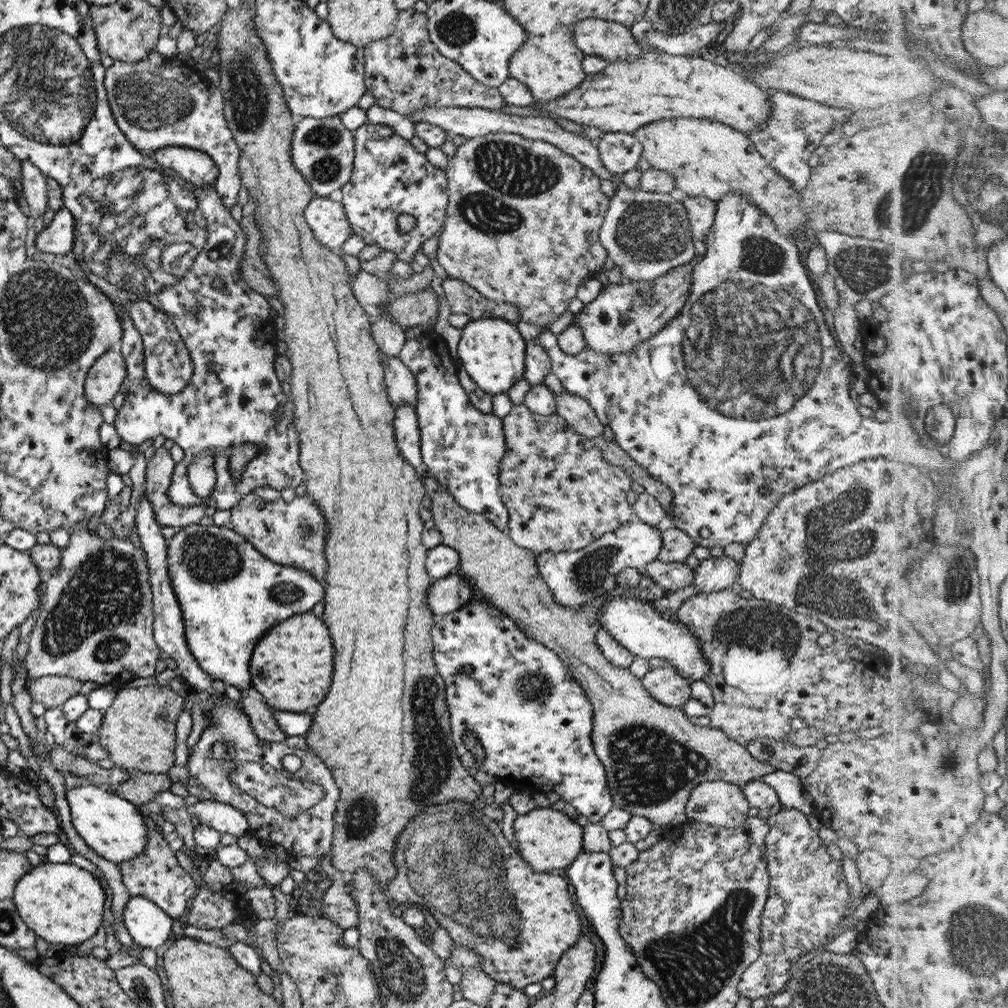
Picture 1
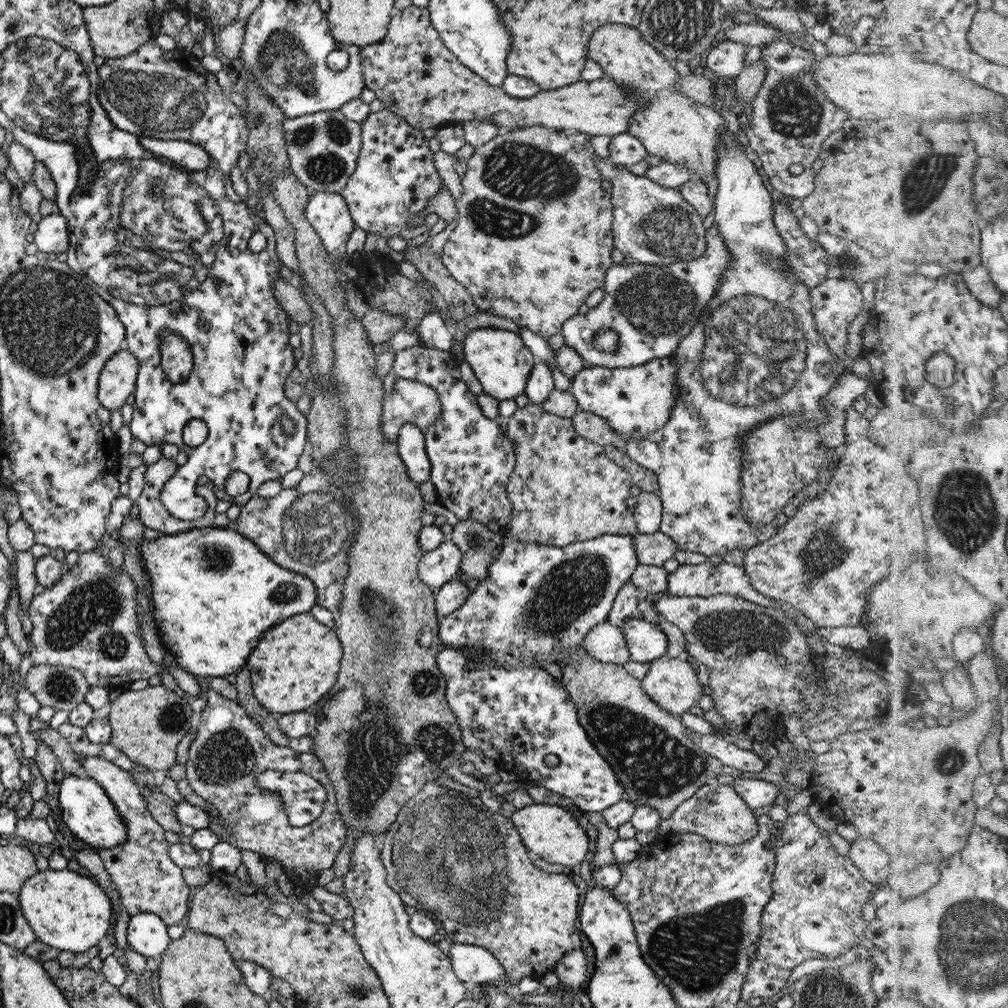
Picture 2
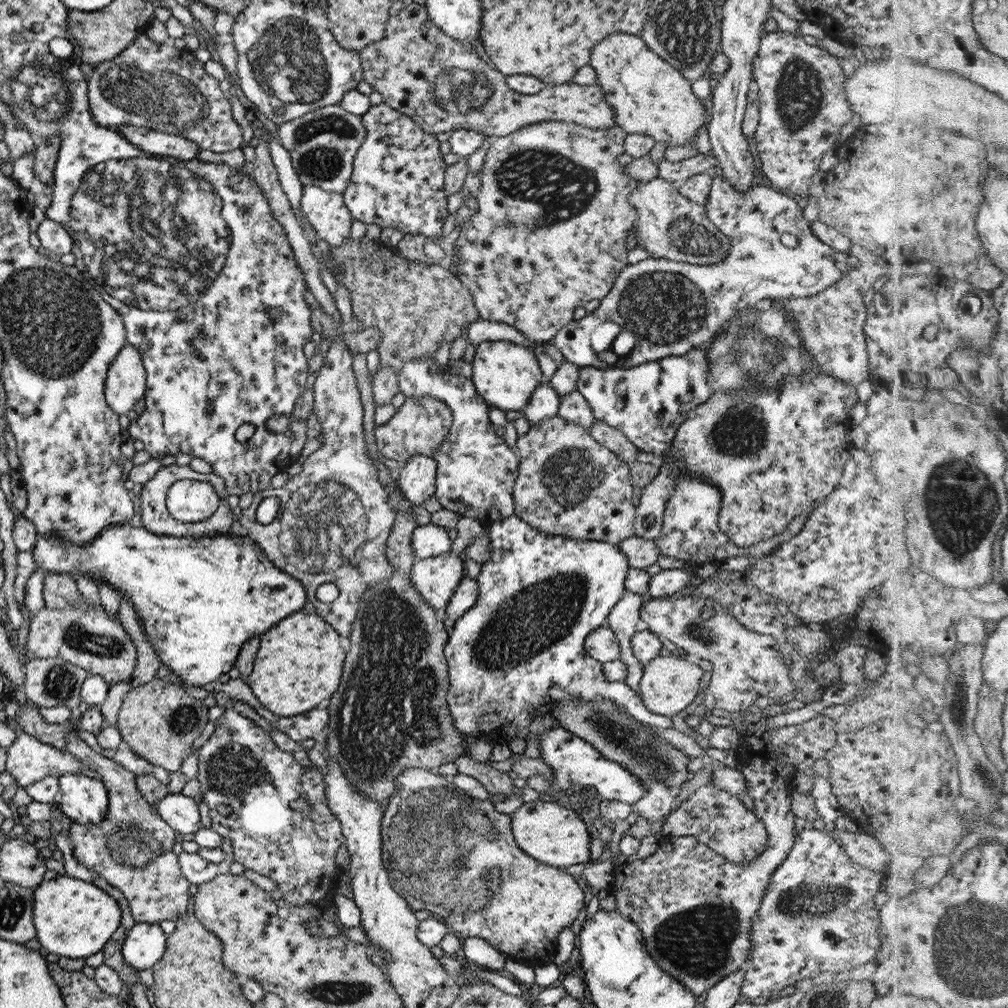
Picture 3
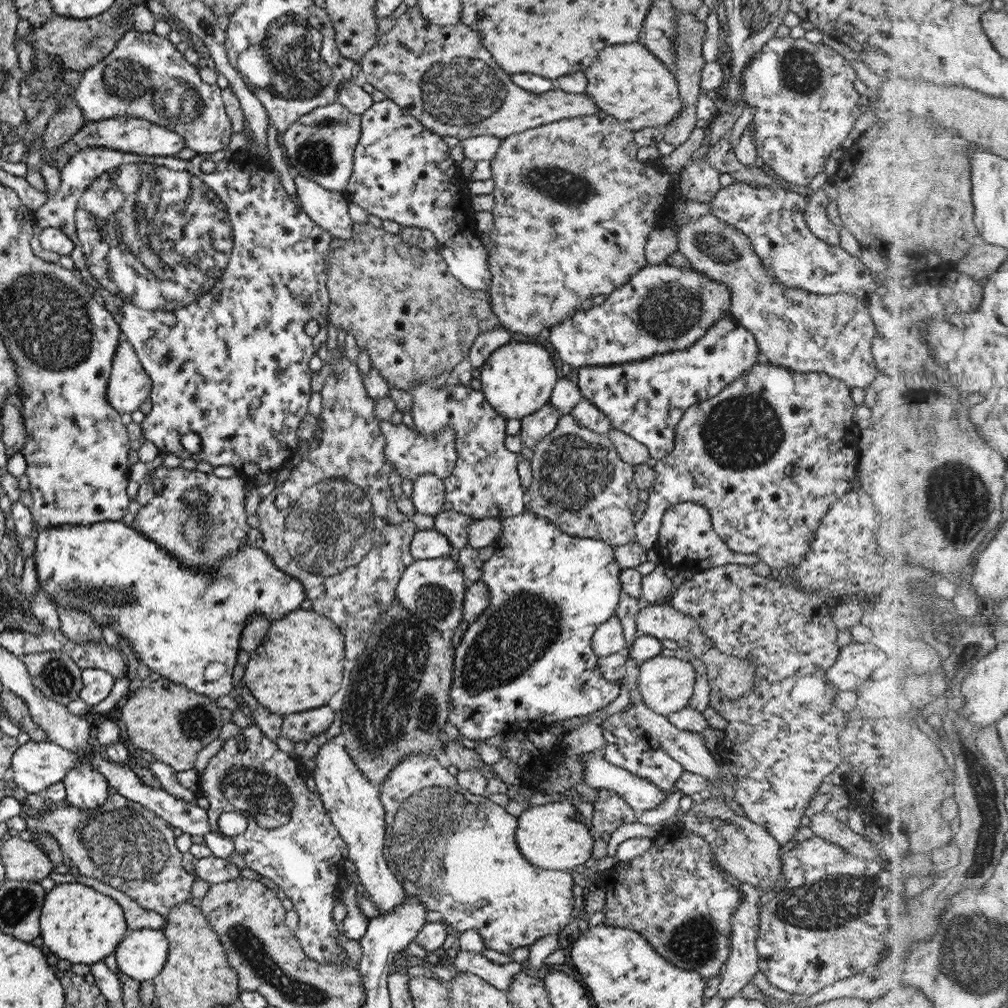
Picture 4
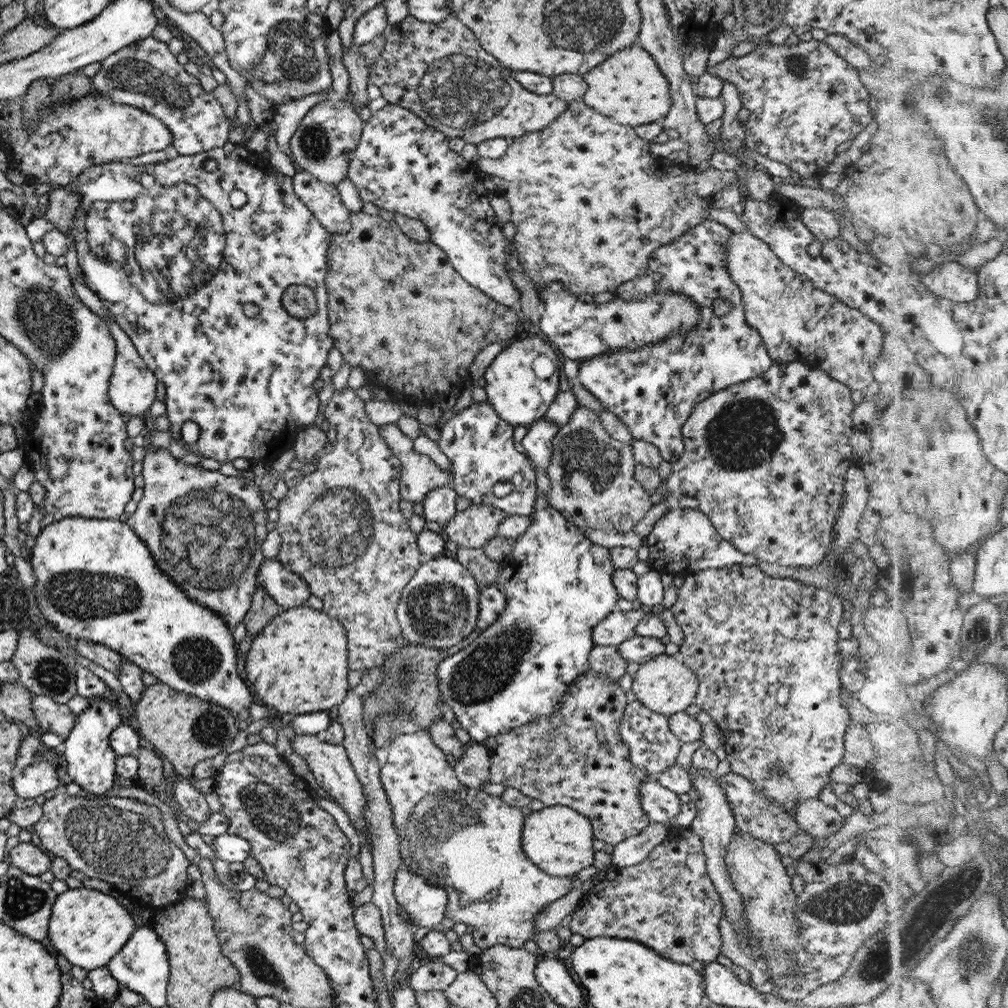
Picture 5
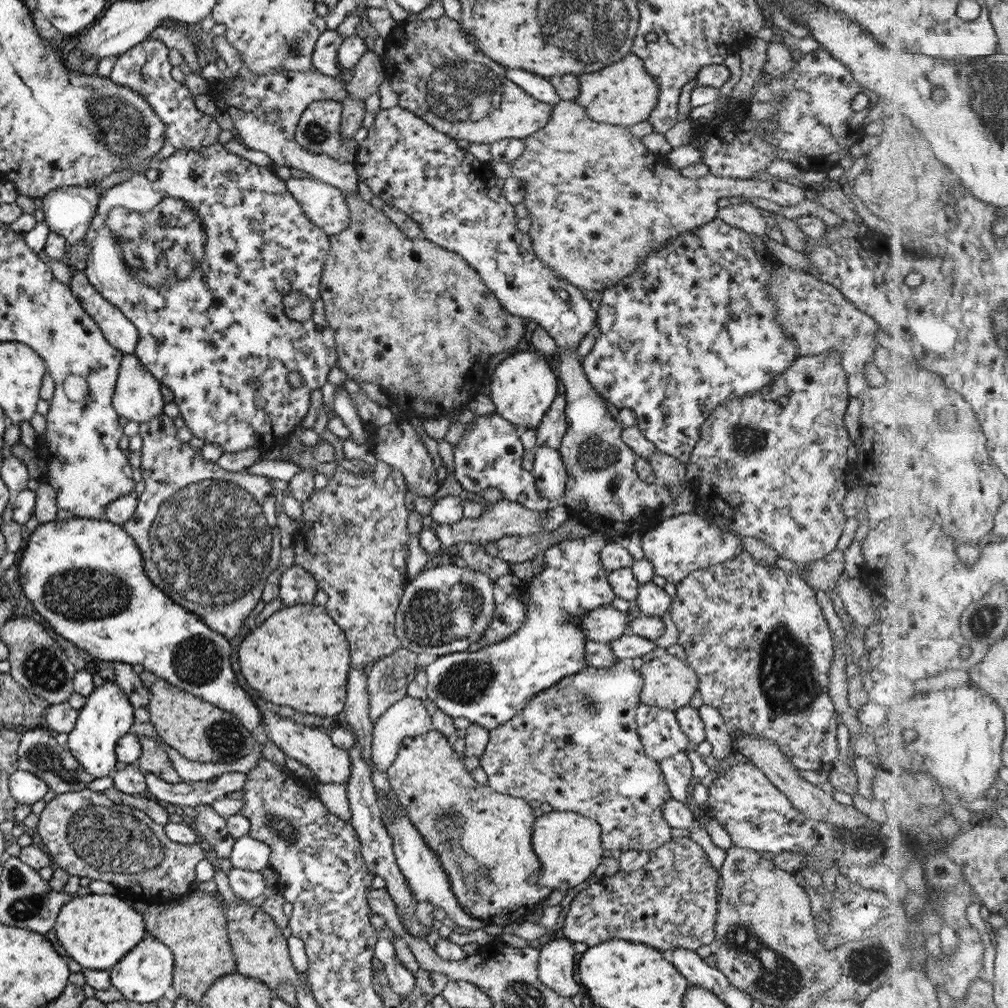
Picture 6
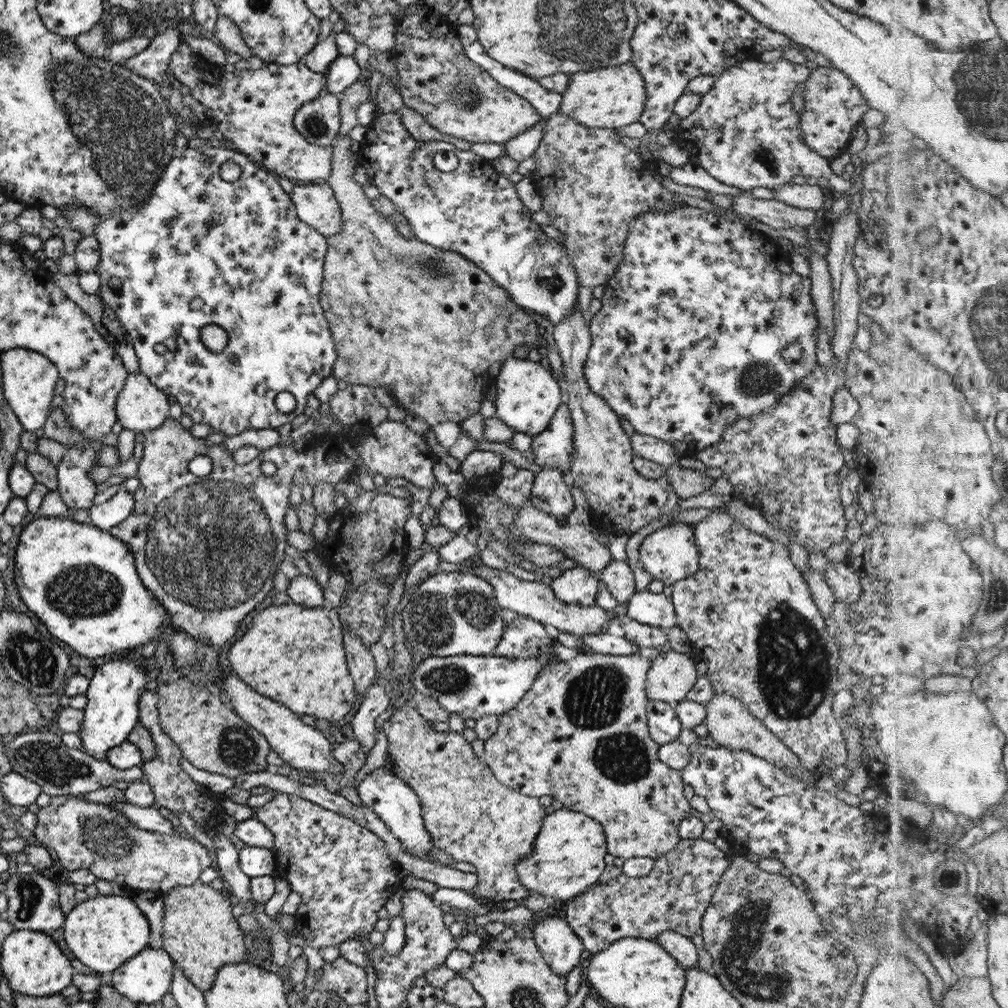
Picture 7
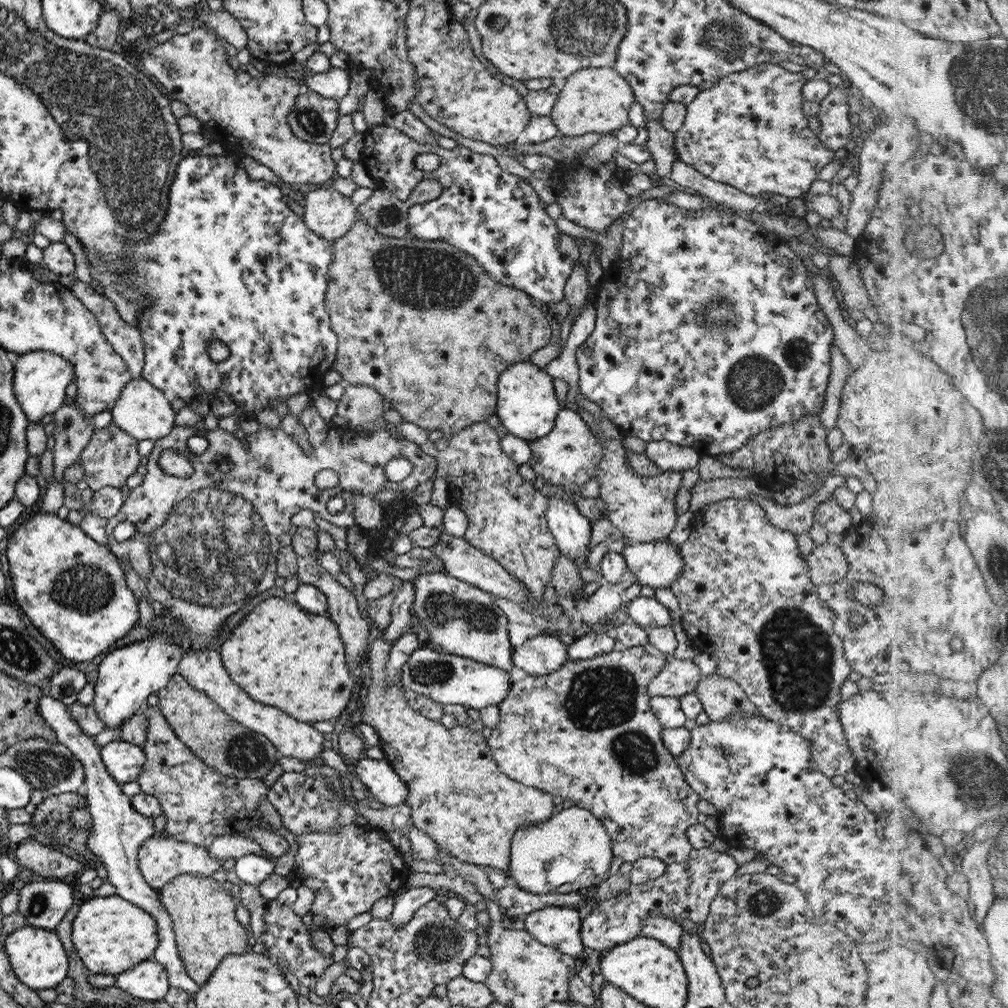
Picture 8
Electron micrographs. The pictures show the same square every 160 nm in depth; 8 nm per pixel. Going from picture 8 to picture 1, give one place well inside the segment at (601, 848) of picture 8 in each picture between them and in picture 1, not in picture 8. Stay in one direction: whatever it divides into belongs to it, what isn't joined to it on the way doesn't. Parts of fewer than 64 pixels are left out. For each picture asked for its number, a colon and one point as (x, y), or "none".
1: (548, 839)
2: (552, 834)
3: (552, 835)
4: (548, 836)
5: (557, 839)
6: (568, 847)
7: (566, 857)

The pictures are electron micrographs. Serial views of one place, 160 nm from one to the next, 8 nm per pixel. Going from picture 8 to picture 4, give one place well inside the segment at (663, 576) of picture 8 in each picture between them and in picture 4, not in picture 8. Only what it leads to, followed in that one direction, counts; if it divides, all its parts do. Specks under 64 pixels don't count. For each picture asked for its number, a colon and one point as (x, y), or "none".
4: (686, 540)
5: (681, 541)
6: (679, 544)
7: (668, 554)

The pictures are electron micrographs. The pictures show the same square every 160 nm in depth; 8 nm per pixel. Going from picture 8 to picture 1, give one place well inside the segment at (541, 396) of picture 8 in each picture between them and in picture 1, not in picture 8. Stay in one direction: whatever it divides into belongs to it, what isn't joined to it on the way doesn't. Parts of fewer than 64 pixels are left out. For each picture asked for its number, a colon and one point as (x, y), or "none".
1: (491, 351)
2: (497, 358)
3: (504, 374)
4: (517, 378)
5: (517, 396)
6: (523, 385)
7: (526, 395)

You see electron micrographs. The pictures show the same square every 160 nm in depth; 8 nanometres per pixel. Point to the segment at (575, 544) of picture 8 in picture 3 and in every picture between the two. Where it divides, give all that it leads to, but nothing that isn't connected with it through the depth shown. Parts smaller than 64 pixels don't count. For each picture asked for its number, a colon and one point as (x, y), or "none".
3: (543, 403)
4: (533, 427)
5: (537, 442)
6: (547, 469)
7: (550, 492)

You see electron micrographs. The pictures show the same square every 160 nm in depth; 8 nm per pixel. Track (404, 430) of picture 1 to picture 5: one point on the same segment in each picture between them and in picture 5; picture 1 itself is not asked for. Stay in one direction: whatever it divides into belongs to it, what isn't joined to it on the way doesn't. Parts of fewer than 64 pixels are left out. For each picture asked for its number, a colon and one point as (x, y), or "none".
2: (410, 441)
3: (416, 481)
4: (427, 498)
5: (438, 505)

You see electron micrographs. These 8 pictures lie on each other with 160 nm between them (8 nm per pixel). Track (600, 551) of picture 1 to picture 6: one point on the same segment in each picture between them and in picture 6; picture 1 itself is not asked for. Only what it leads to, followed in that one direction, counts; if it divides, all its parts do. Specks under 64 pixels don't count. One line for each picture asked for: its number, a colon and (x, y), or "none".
2: (537, 601)
3: (519, 646)
4: (526, 661)
5: (557, 585)
6: (487, 687)

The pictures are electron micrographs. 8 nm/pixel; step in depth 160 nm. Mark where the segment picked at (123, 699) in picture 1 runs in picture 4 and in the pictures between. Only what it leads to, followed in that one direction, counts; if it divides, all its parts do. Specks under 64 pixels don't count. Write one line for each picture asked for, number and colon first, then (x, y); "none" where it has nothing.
2: (147, 726)
3: (158, 720)
4: (167, 720)

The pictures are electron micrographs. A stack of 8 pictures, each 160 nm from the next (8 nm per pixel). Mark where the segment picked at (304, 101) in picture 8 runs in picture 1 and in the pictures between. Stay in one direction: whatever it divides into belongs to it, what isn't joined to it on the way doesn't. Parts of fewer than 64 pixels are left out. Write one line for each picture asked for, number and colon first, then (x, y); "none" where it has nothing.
1: (322, 150)
2: (322, 147)
3: (321, 144)
4: (319, 145)
5: (328, 133)
6: (317, 129)
7: (317, 121)

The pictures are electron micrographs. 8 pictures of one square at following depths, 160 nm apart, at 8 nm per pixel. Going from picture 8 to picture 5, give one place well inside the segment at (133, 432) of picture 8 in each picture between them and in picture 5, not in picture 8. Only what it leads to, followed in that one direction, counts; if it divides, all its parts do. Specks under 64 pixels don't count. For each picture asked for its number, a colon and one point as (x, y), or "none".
5: (131, 389)
6: (136, 396)
7: (140, 406)

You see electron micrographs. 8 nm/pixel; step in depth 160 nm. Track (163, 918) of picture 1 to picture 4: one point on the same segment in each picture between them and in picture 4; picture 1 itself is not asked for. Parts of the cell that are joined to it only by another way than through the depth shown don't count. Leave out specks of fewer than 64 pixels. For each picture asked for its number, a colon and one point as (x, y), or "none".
2: (146, 934)
3: (144, 944)
4: (140, 955)

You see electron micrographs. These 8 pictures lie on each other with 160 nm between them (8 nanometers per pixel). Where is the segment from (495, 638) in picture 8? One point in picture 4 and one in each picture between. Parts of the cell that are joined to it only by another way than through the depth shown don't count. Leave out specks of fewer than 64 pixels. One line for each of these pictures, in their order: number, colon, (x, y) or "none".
4: (433, 589)
5: (438, 606)
6: (444, 609)
7: (449, 613)

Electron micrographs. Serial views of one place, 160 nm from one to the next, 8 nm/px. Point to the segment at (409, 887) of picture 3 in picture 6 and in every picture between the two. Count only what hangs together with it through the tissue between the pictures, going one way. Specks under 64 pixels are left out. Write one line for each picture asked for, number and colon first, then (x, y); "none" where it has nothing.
4: (462, 861)
5: (470, 840)
6: (482, 838)

